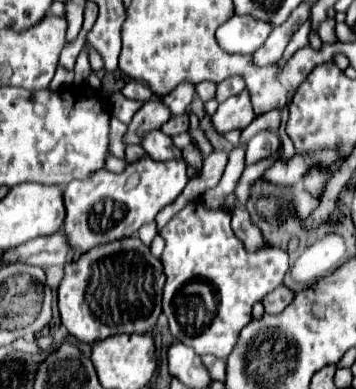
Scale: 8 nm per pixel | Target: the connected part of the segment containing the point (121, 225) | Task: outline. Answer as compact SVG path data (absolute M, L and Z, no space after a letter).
M141 157L133 161L123 173L97 171L83 181L71 181L65 187L65 233L73 247L73 259L81 253L123 237L131 237L141 225L151 223L155 215L169 203L173 203L189 181L187 163L183 157L171 161L153 161Z

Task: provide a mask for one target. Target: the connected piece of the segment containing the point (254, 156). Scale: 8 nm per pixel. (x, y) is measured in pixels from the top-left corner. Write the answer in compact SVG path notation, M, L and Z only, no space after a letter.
M263 131L259 135L255 135L249 145L247 145L247 151L245 151L245 165L253 165L257 161L263 161L267 157L271 157L279 147L279 137L269 133L269 131Z

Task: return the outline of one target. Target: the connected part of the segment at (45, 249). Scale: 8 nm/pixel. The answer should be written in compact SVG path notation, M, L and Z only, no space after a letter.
M61 231L49 237L37 237L25 245L9 249L3 253L1 259L3 261L23 261L23 263L29 263L29 265L35 265L44 270L46 283L54 294L51 323L59 325L57 289L63 278L65 266L71 260L69 245L65 245L65 237L61 237Z

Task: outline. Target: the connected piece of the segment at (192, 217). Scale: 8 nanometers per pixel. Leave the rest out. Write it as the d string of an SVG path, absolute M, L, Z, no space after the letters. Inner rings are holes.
M193 201L181 209L161 231L165 239L165 251L161 255L163 273L167 277L163 289L163 311L169 319L171 335L193 347L199 355L215 355L225 359L239 331L251 321L251 307L283 283L289 271L289 253L279 247L263 247L255 253L245 251L243 243L235 237L229 225L229 211L211 211L203 203ZM191 281L209 281L217 291L217 311L207 313L201 309L199 297L183 297L183 287Z

